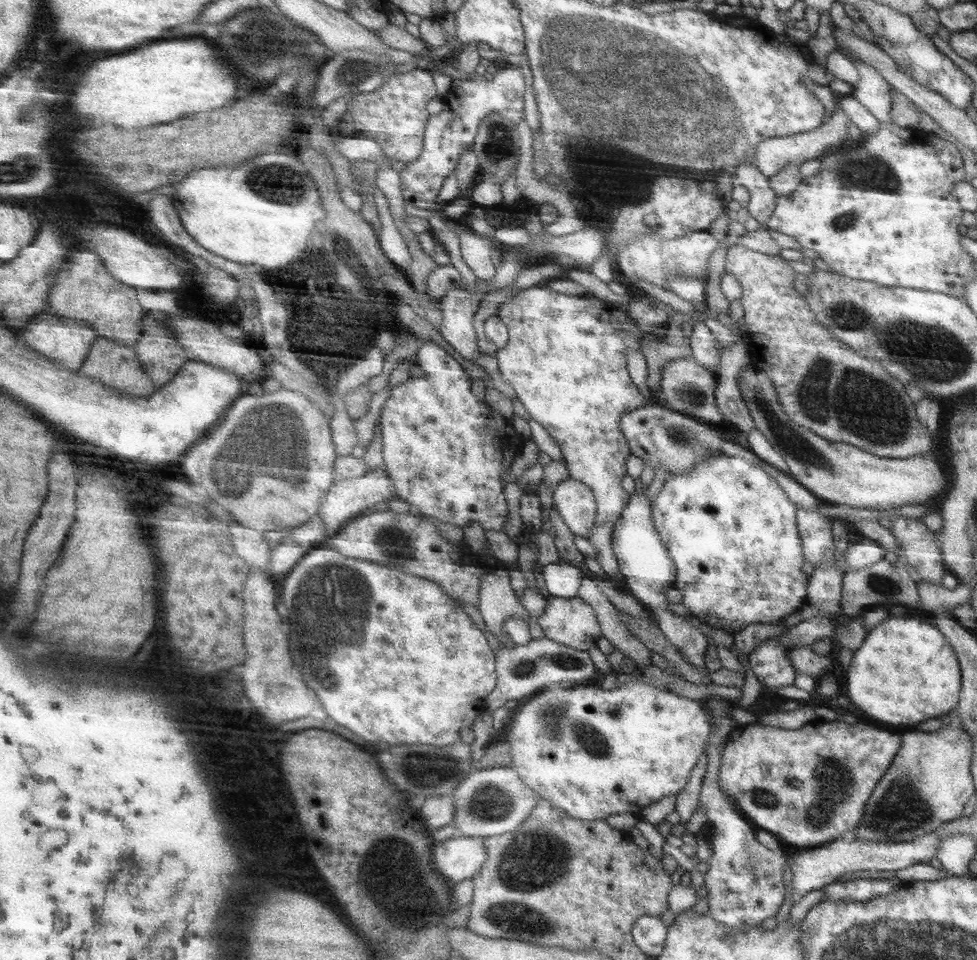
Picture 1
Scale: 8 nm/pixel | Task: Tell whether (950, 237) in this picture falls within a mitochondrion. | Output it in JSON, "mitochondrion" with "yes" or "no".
{"mitochondrion":"no"}

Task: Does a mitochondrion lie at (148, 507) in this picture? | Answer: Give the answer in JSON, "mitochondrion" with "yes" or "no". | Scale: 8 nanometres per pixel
{"mitochondrion":"no"}

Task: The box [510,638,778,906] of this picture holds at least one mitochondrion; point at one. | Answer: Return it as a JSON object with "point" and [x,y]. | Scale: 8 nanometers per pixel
{"point":[591,740]}

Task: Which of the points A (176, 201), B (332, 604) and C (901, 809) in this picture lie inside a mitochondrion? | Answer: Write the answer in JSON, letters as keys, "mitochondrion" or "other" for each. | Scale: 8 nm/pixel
{"A":"other","B":"mitochondrion","C":"mitochondrion"}

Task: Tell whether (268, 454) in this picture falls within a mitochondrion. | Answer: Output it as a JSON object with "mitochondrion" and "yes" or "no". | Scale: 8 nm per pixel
{"mitochondrion":"yes"}

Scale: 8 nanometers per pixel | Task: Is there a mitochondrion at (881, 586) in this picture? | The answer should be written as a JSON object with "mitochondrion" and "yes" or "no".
{"mitochondrion":"yes"}

